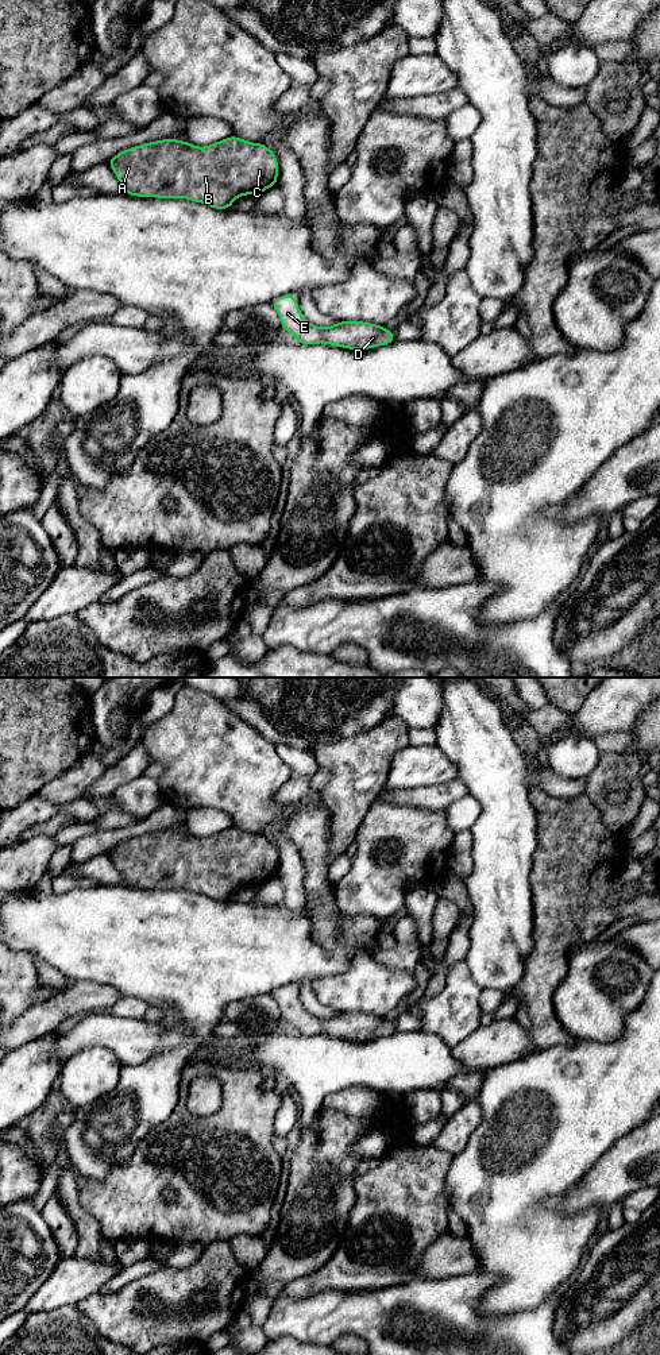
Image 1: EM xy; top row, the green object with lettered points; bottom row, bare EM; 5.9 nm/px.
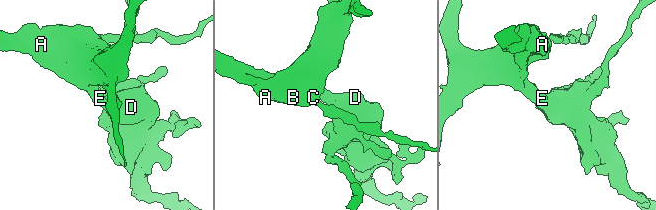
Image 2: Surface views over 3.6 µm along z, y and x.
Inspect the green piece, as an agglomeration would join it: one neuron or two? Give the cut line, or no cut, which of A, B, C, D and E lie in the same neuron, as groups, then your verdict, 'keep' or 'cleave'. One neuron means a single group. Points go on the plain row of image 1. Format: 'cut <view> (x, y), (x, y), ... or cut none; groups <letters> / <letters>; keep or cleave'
cut none; groups A B C D E; keep

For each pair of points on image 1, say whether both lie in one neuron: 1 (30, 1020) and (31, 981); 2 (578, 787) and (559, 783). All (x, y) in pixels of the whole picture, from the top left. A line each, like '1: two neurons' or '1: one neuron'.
1: two neurons
2: one neuron

